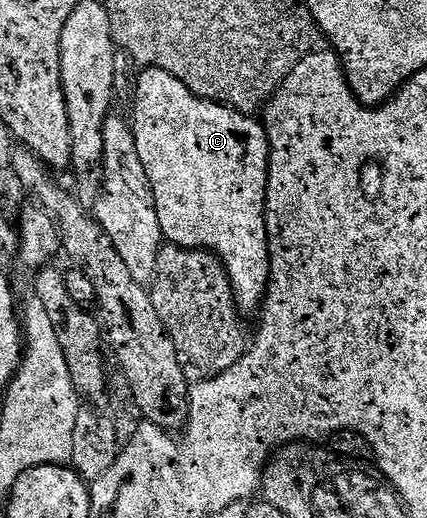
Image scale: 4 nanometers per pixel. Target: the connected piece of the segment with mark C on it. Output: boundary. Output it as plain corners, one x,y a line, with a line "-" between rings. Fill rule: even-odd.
144,69
141,72
141,77
136,81
136,98
132,101
132,117
130,116
130,124
132,127
132,134
134,135
134,143
138,149
138,159
142,161
142,167
146,173
146,179
148,185
152,189
152,202
156,208
156,215
158,217
158,223
160,224
160,236
169,245
177,245
183,249
201,249
205,253
213,253
214,256
220,259
220,262
224,265
224,270
228,272
228,282
232,285
232,297
236,300
237,306
244,307
244,305
256,305
259,306
263,302
267,291
268,283
270,280
270,266
268,264
268,228
264,226
264,188
268,186
268,136
264,133
263,124
255,116
240,113
237,109
230,109
226,105
219,105
217,101
207,101
201,97
194,96
188,88
178,79
174,79
174,75
170,75
166,71
161,69

